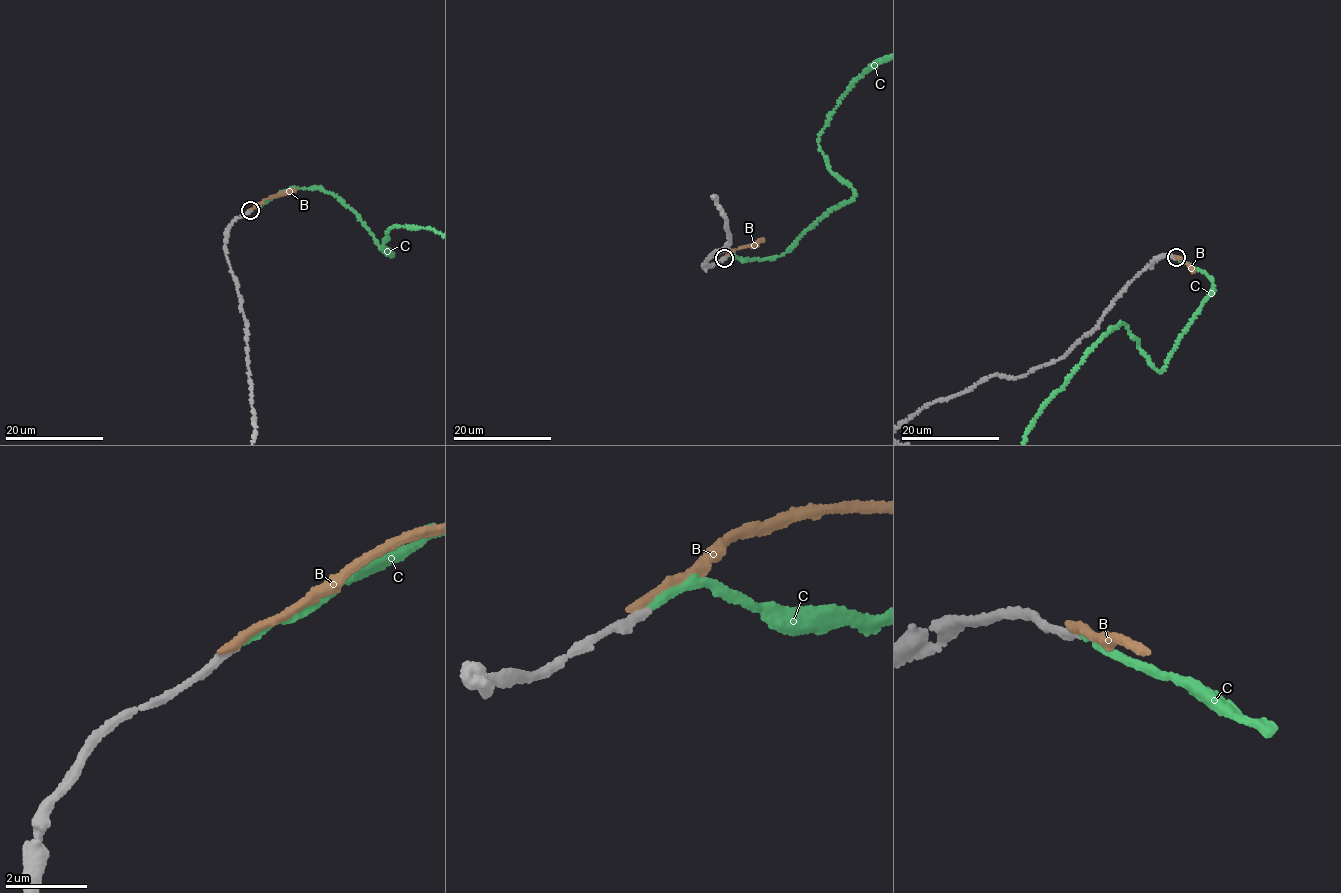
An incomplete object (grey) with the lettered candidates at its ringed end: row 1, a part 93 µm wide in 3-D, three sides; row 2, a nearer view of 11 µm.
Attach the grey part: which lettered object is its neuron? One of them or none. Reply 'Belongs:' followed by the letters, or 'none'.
Belongs: C

